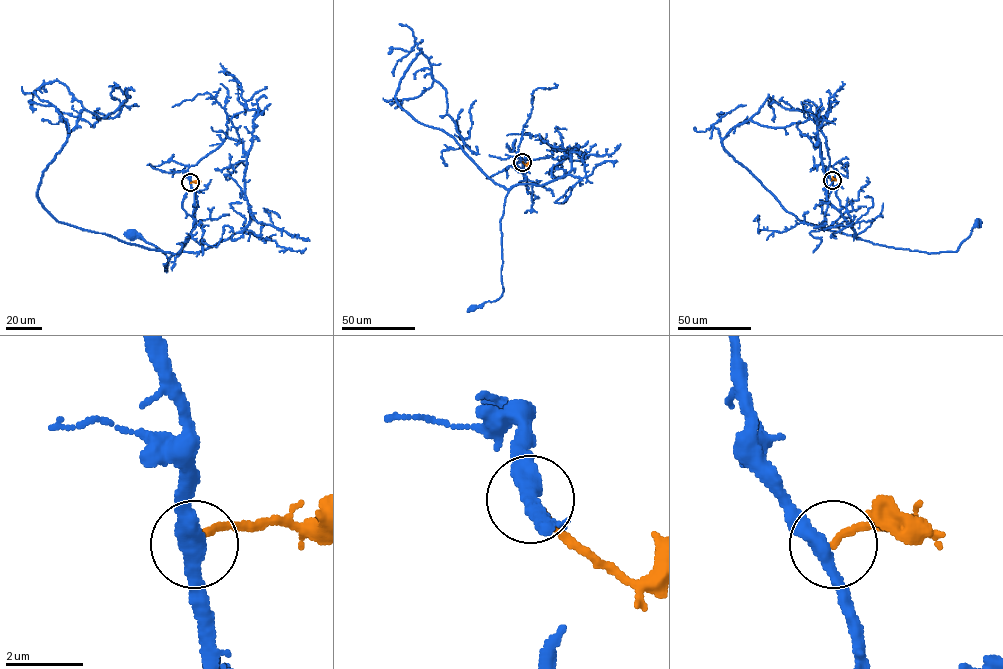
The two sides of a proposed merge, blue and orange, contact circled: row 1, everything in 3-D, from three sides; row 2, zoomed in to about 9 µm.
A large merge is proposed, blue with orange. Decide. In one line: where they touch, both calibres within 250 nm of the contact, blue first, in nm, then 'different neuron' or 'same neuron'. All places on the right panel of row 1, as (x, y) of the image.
at (832, 180); 420 nm thick on the blue side, 180 nm on the other; same neuron

